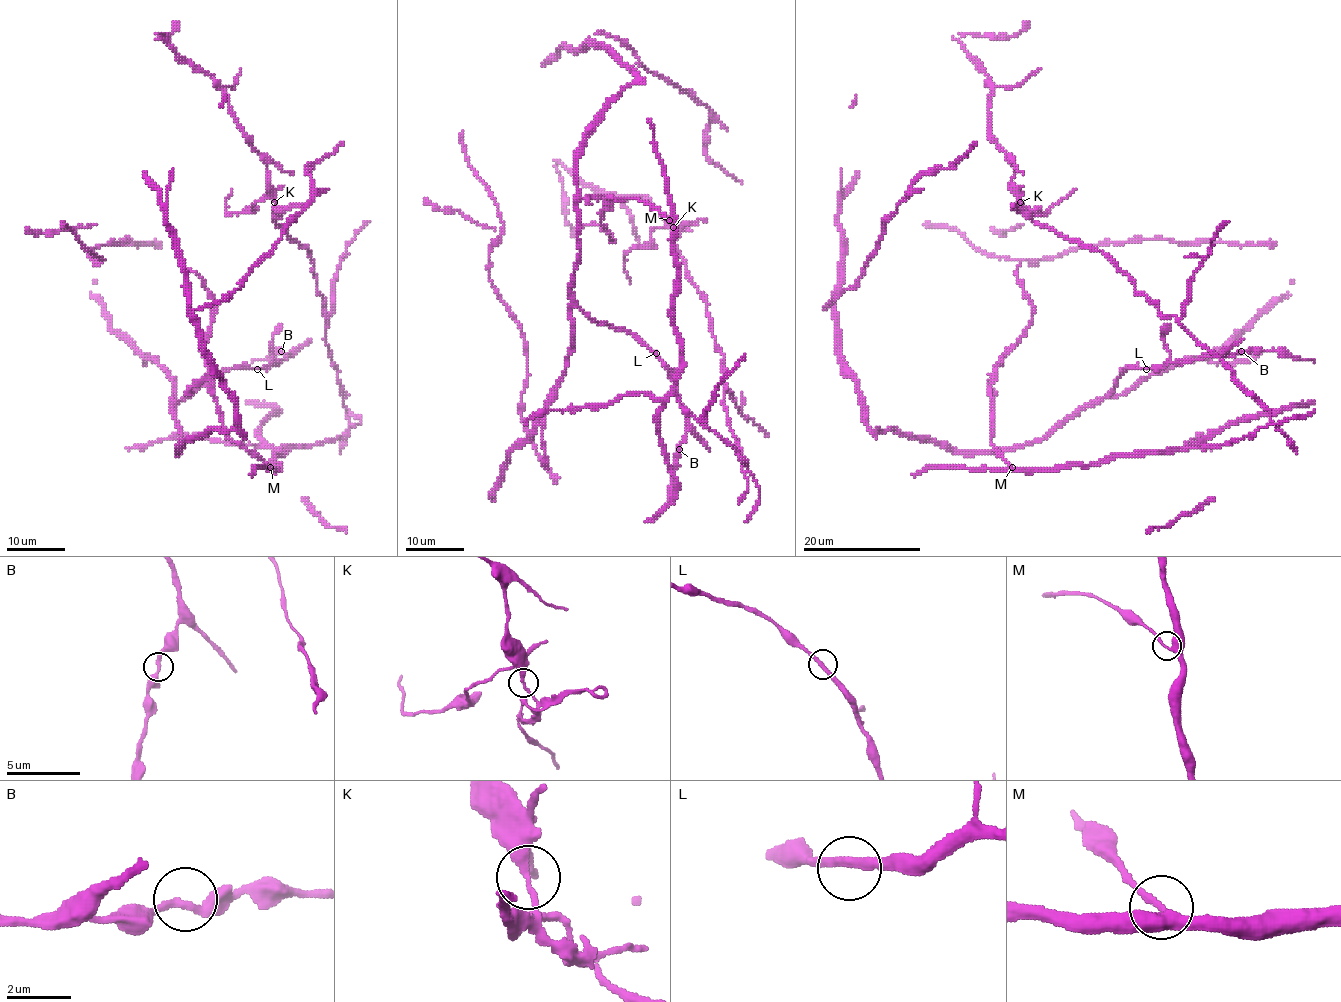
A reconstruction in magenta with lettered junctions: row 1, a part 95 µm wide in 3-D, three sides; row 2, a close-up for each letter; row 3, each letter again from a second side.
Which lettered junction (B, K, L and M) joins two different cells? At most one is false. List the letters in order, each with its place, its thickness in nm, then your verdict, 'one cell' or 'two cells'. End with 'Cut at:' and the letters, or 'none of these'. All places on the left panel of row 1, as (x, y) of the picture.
B: at (281, 351); 240 nm thick; one cell
K: at (274, 202); 280 nm thick; two cells
L: at (257, 369); 280 nm thick; one cell
M: at (270, 467); 280 nm thick; one cell
Cut at: K

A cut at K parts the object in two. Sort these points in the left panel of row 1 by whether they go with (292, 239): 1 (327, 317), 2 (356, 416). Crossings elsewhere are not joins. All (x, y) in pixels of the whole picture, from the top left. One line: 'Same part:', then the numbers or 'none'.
Same part: 1

